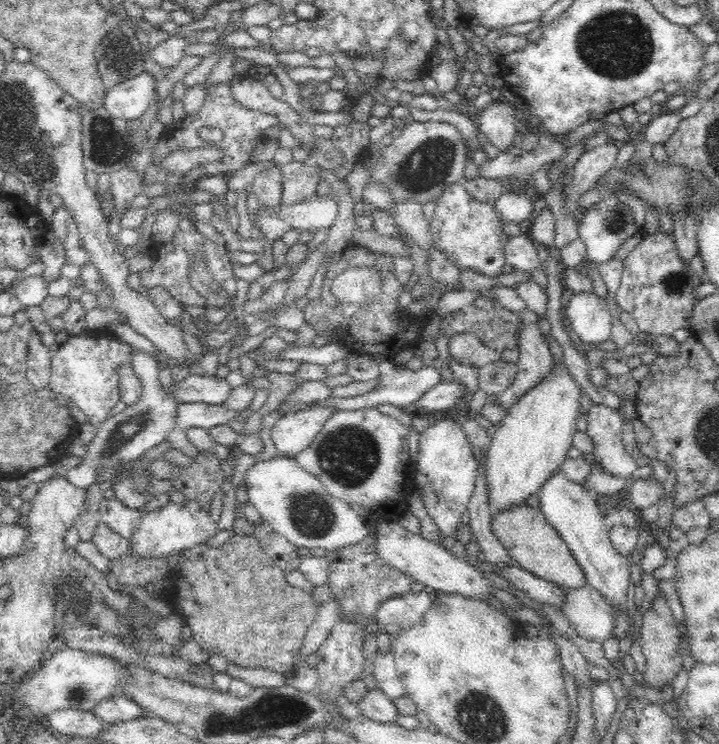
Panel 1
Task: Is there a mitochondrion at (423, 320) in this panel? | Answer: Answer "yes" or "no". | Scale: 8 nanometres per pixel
no

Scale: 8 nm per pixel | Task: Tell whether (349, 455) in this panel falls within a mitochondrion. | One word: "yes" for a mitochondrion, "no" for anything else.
yes

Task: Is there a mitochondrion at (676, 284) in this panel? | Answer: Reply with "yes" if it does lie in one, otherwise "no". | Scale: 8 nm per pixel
yes

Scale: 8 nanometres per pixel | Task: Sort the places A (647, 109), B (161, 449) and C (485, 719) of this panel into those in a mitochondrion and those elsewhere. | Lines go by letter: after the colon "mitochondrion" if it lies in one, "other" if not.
A: other
B: other
C: mitochondrion

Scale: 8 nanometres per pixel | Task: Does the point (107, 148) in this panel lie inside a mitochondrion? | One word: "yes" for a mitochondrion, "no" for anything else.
yes

